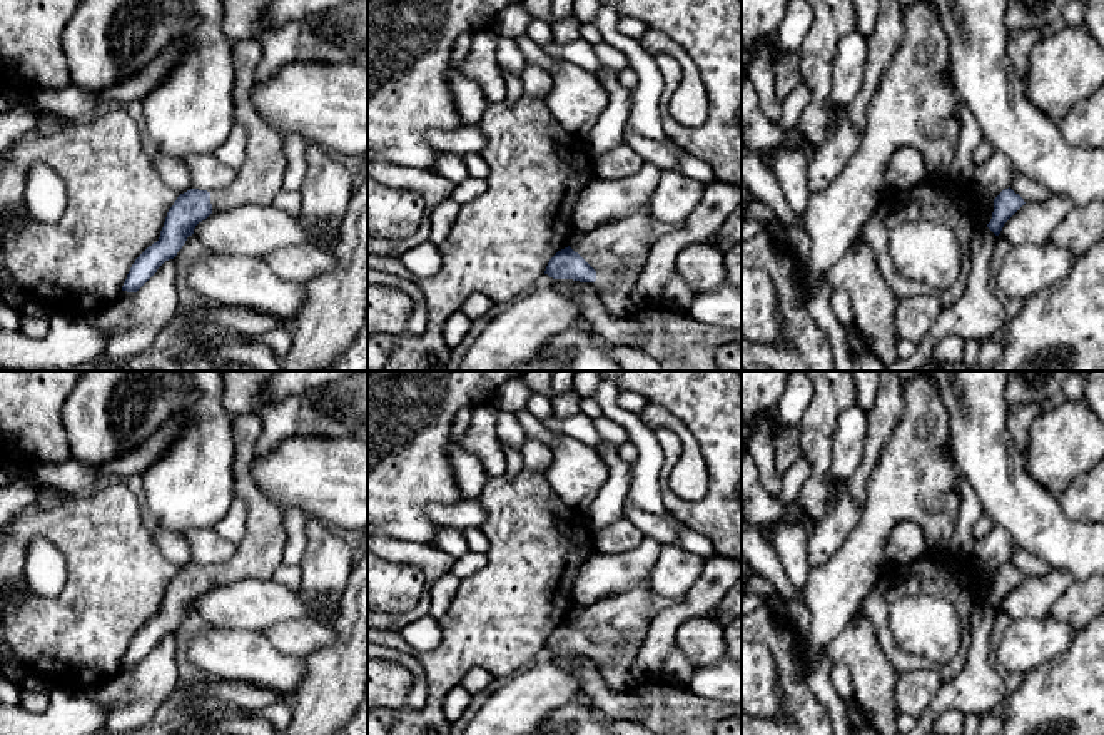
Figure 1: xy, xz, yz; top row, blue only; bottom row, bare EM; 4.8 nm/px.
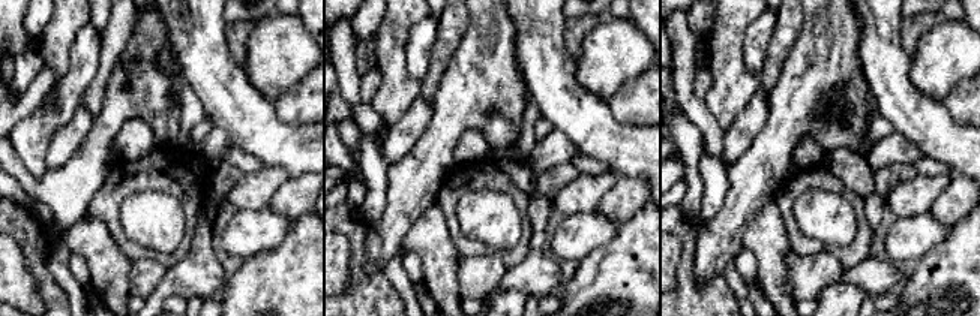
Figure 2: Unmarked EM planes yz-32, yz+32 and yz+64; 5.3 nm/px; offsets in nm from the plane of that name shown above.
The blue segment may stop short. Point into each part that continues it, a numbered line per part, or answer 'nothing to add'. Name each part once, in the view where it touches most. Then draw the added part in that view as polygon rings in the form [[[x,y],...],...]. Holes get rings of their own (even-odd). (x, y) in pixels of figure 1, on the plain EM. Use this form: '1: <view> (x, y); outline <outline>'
1: xz (618, 625); outline [[[648,578],[640,585],[645,586],[643,595],[636,588],[610,595],[570,620],[596,645],[598,660],[611,660],[613,665],[630,668],[640,653],[656,613]]]

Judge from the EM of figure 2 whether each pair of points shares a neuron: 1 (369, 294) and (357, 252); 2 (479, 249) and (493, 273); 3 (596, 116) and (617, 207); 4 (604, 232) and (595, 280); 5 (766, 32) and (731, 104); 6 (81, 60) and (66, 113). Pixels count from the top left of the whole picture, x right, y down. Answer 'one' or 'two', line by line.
1: one
2: two
3: two
4: two
5: two
6: one

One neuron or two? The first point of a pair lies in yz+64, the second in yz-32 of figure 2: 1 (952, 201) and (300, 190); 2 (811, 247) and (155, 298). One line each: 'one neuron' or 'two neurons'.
1: one neuron
2: two neurons

